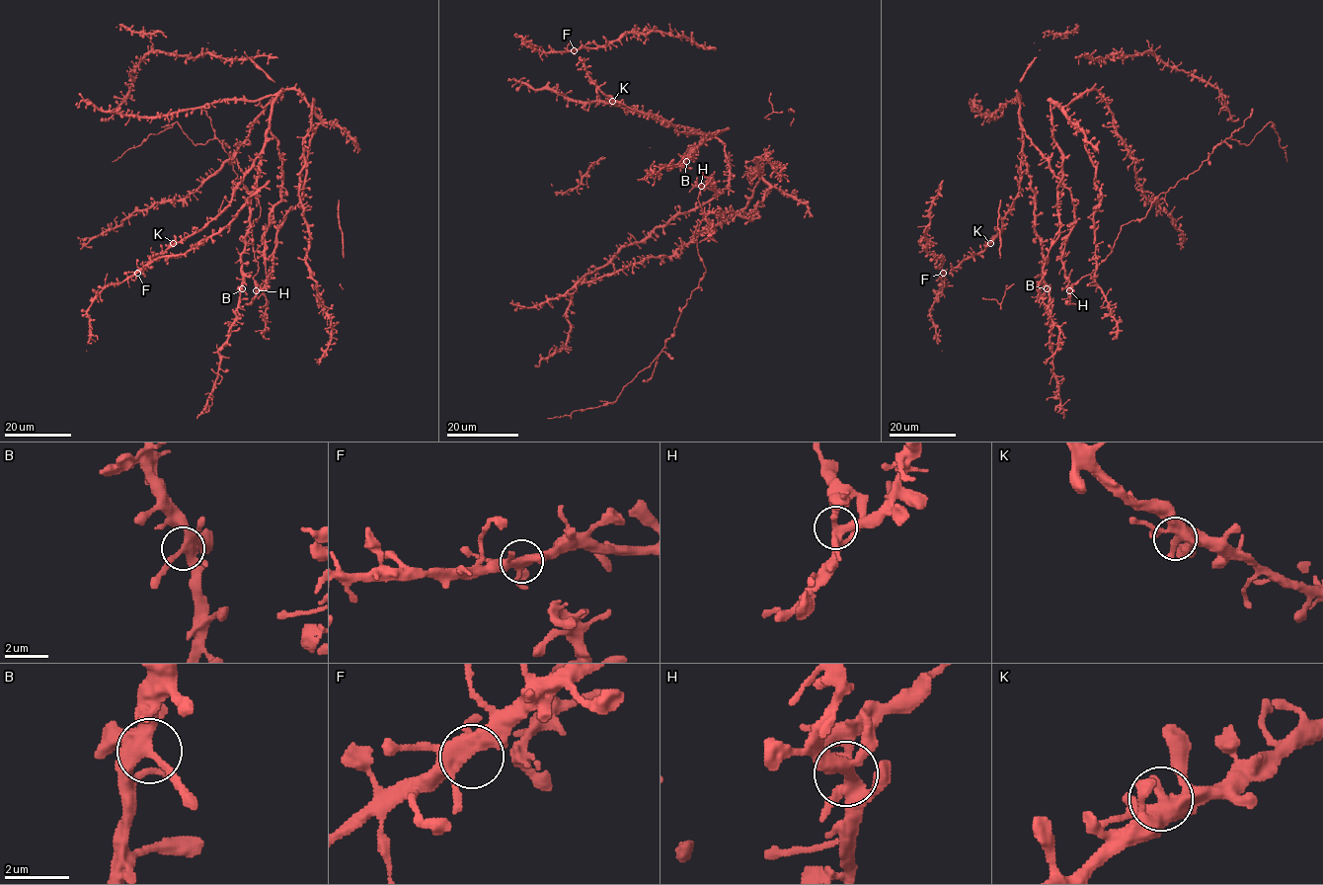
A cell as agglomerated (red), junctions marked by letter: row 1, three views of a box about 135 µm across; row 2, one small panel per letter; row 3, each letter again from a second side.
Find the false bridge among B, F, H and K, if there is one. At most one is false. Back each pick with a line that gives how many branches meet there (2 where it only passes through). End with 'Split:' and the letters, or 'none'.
H: 5
Split: H

